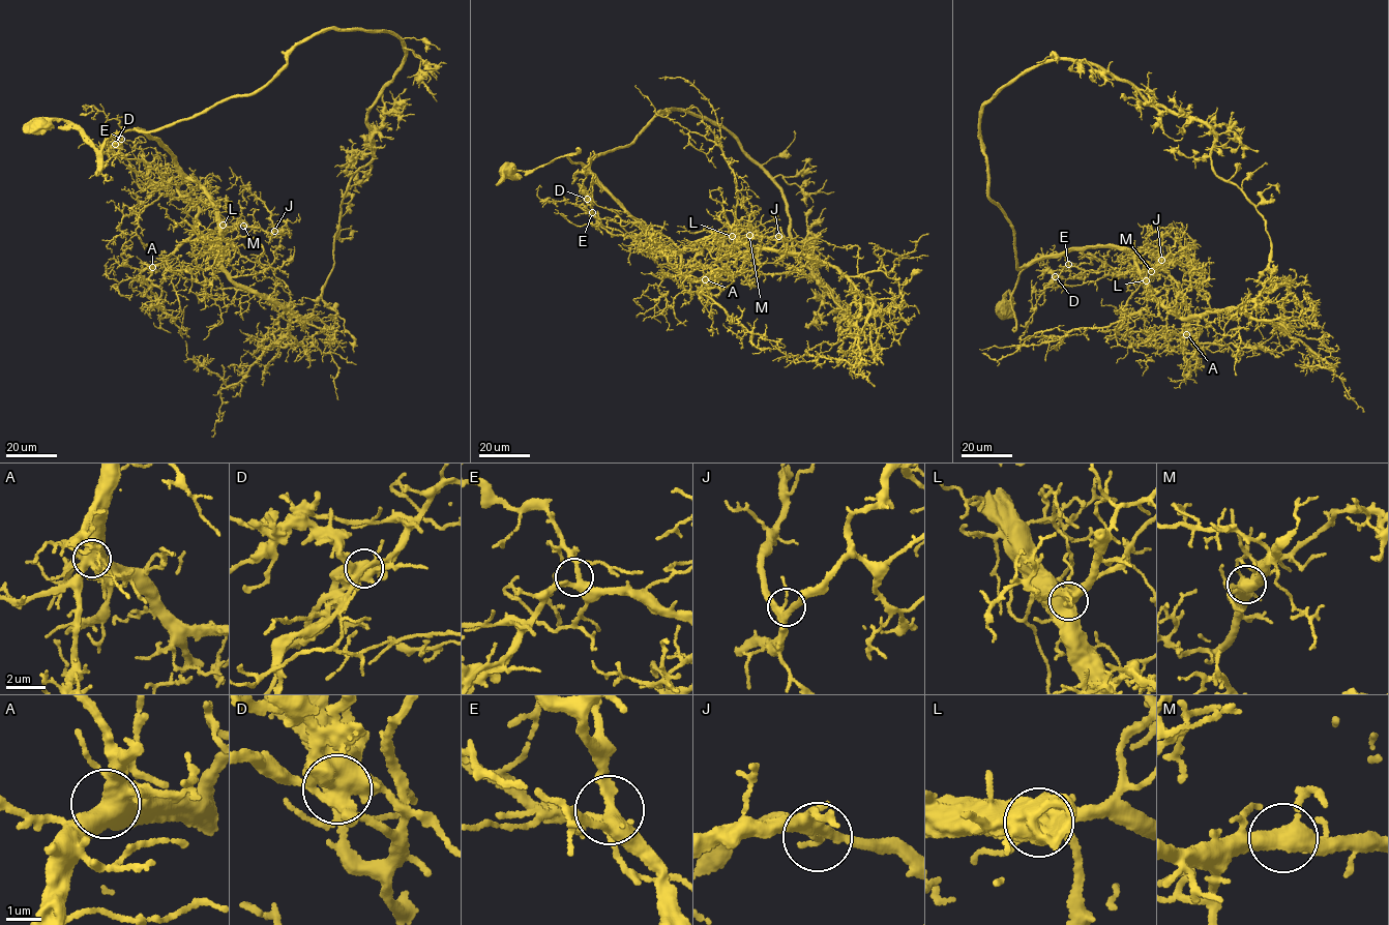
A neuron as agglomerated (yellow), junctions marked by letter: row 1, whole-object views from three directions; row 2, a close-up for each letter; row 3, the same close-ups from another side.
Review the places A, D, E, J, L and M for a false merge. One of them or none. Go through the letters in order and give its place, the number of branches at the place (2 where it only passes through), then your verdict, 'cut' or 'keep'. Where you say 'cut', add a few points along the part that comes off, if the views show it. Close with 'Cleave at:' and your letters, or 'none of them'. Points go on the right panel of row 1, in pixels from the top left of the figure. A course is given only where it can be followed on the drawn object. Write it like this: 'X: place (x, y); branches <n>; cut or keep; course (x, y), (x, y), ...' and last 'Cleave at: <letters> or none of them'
A: place (1186, 334); branches 6; keep
D: place (1055, 276); branches 6; cut; course (1056, 276), (1036, 301), (1029, 321)
E: place (1068, 264); branches 4; keep
J: place (1161, 260); branches 4; keep
L: place (1146, 280); branches 5; keep
M: place (1151, 271); branches 4; keep
Cleave at: D

